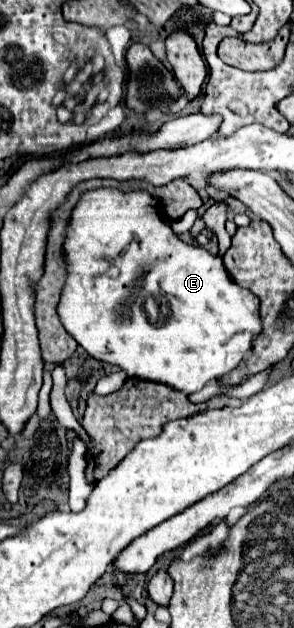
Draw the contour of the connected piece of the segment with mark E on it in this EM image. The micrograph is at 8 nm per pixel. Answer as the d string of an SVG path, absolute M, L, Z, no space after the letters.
M94 189L94 191L84 193L80 197L78 205L72 211L70 231L68 231L68 239L64 243L64 249L66 249L66 259L68 259L68 281L66 281L66 287L62 291L58 313L60 313L60 319L62 319L64 327L66 327L66 331L78 341L78 345L82 345L86 349L86 353L90 357L106 361L106 363L112 363L112 365L118 365L130 377L164 383L164 385L170 385L172 389L184 391L188 395L196 393L208 381L216 381L216 379L228 375L232 369L236 369L240 365L240 361L252 351L252 341L262 331L260 299L254 293L250 293L248 289L238 287L228 277L228 271L224 269L220 257L210 255L202 247L186 245L184 241L180 241L172 233L170 223L164 223L164 219L160 219L160 215L156 215L156 207L152 207L152 197L148 193L144 193L144 191L122 193L118 189Z

